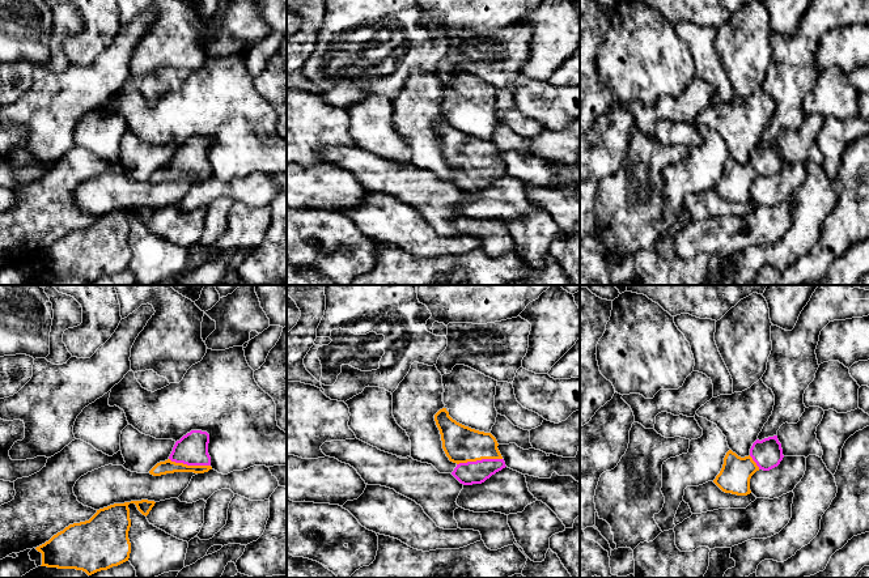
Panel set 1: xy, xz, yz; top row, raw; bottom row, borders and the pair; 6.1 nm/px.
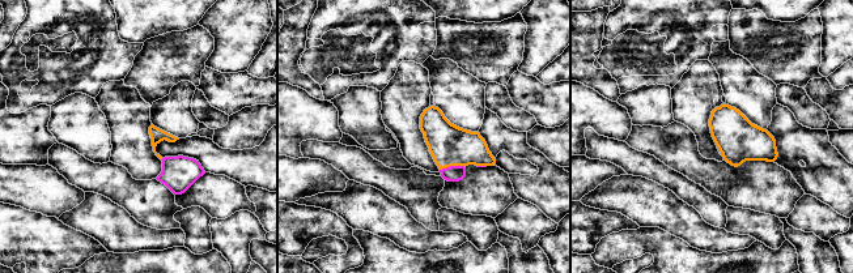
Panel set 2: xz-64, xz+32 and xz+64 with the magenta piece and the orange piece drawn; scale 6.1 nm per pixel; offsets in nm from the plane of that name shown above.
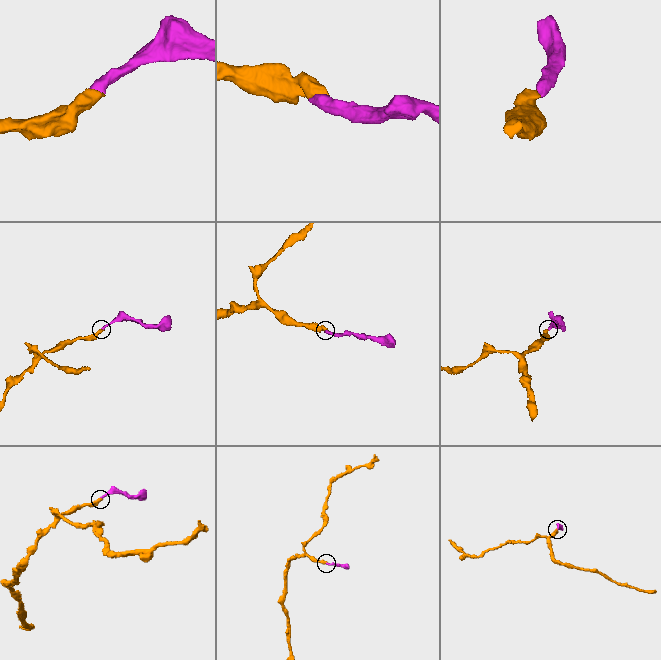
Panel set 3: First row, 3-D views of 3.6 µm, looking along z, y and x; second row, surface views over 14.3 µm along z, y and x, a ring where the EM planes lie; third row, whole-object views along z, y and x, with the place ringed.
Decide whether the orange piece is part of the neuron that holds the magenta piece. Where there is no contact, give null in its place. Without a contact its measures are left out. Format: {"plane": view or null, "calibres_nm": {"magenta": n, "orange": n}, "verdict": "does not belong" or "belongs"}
{"plane": "xz", "calibres_nm": {"magenta": 140, "orange": 220}, "verdict": "belongs"}

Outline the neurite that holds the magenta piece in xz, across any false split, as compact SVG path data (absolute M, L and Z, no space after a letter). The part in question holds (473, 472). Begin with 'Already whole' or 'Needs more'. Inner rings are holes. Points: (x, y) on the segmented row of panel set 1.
Needs more. M446 408L434 415L434 421L446 456L457 464L452 475L461 484L482 484L506 467L497 449L499 443L491 433L457 422L449 416Z

